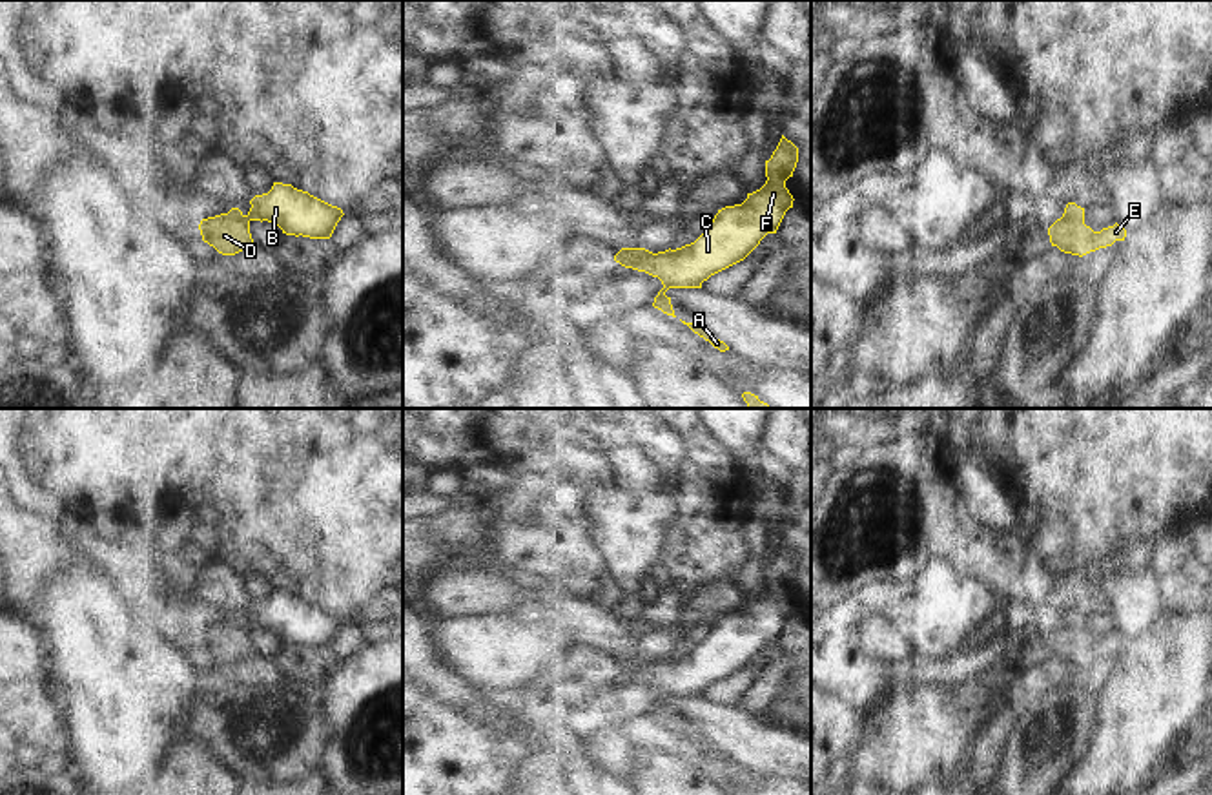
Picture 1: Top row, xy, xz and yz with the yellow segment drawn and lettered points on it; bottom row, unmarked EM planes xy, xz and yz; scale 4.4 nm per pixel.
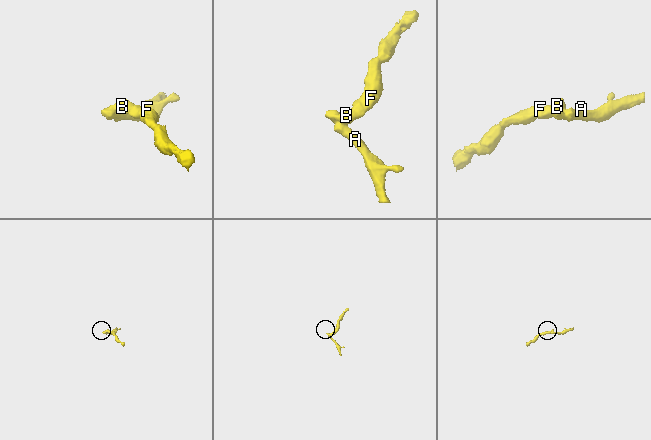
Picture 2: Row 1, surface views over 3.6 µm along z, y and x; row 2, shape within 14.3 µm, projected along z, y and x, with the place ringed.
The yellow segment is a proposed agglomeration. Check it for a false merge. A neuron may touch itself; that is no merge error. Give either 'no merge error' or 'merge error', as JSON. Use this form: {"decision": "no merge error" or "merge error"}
{"decision": "merge error"}

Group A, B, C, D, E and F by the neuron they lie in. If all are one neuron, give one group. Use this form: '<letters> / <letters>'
A D E / B C F

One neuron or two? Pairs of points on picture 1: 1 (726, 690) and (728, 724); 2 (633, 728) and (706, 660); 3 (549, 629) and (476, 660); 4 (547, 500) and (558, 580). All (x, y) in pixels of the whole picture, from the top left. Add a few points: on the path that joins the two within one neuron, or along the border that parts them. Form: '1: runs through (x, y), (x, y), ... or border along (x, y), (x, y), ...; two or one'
1: border along (702, 695), (733, 706); two
2: border along (651, 712), (624, 719), (607, 715), (606, 719); two
3: runs through (531, 648), (494, 651); one
4: runs through (547, 520), (547, 538), (558, 560); one

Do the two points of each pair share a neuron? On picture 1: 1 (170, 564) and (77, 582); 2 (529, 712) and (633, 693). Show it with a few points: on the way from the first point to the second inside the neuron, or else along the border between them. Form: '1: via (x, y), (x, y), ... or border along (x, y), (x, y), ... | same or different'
1: border along (106, 564), (115, 578), (130, 582), (148, 598) | different
2: via (554, 706), (580, 701), (591, 693), (607, 693) | same

